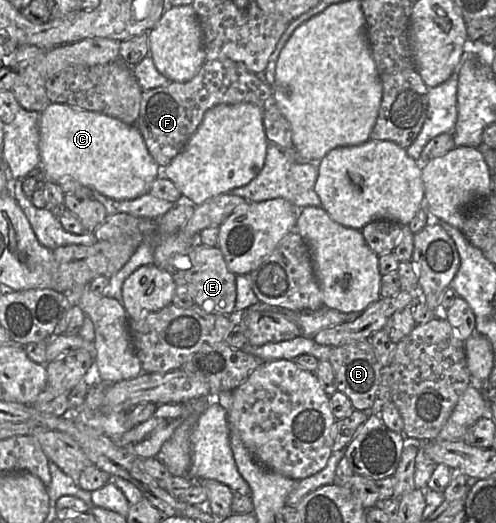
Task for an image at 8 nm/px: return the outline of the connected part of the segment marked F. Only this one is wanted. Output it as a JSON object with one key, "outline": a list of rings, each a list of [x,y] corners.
{"outline":[[[231,59],[205,61],[190,81],[170,82],[143,91],[136,127],[150,155],[160,167],[166,167],[195,133],[207,110],[218,104],[244,102],[263,109],[265,101],[272,95],[272,85],[259,80],[244,63]]]}

